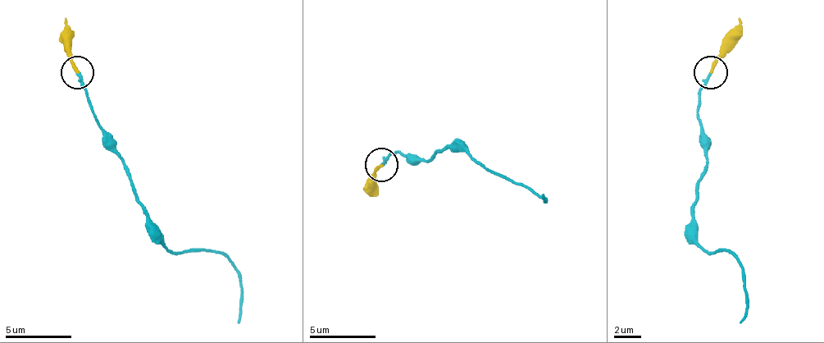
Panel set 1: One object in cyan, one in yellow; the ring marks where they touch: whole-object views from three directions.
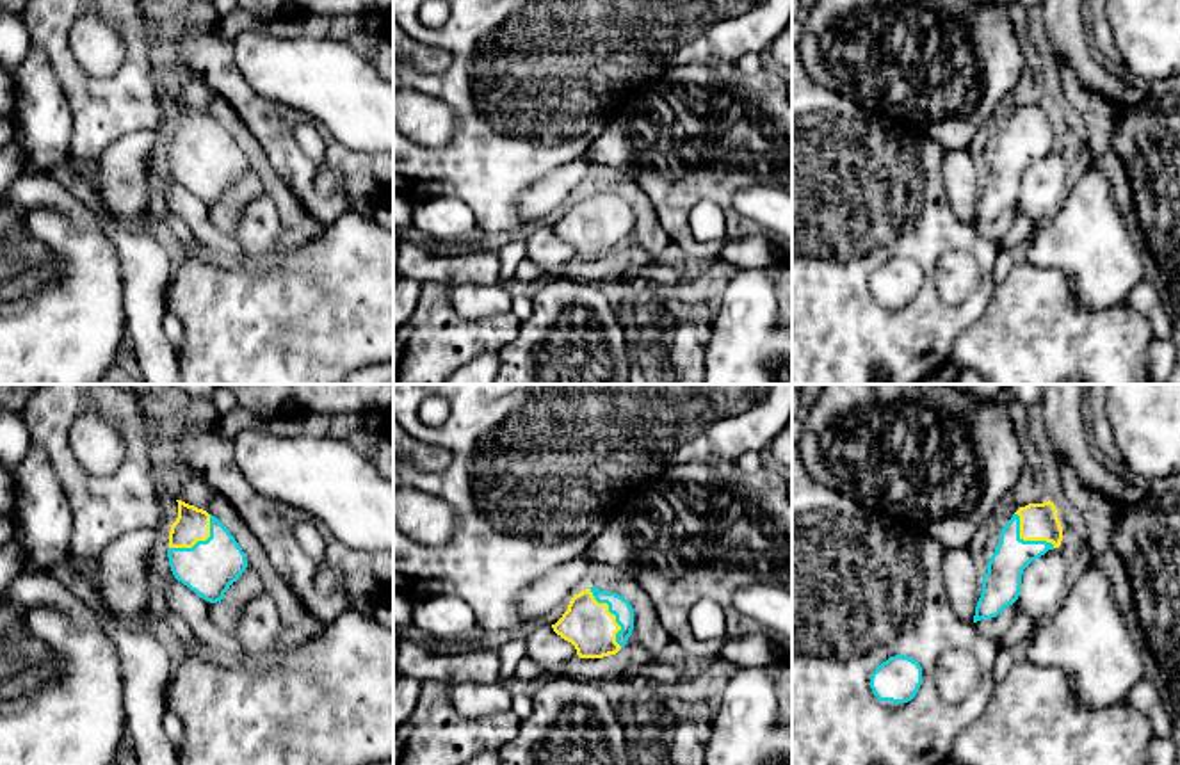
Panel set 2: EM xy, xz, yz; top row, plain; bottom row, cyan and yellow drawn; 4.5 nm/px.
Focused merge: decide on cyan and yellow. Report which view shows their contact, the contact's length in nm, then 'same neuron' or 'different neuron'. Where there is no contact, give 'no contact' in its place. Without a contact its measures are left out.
xz | 300 nm | same neuron

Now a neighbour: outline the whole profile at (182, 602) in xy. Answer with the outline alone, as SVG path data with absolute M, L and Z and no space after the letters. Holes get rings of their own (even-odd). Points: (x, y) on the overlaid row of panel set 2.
M178 580L166 585L162 596L167 603L167 612L182 617L192 633L224 664L247 665L251 664L242 642L219 630L210 616L210 601L199 598L194 591Z

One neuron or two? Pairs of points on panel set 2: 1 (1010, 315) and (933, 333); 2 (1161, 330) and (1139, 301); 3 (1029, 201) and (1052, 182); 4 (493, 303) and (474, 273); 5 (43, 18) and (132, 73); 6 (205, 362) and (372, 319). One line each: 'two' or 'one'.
1: two
2: one
3: one
4: two
5: one
6: one

